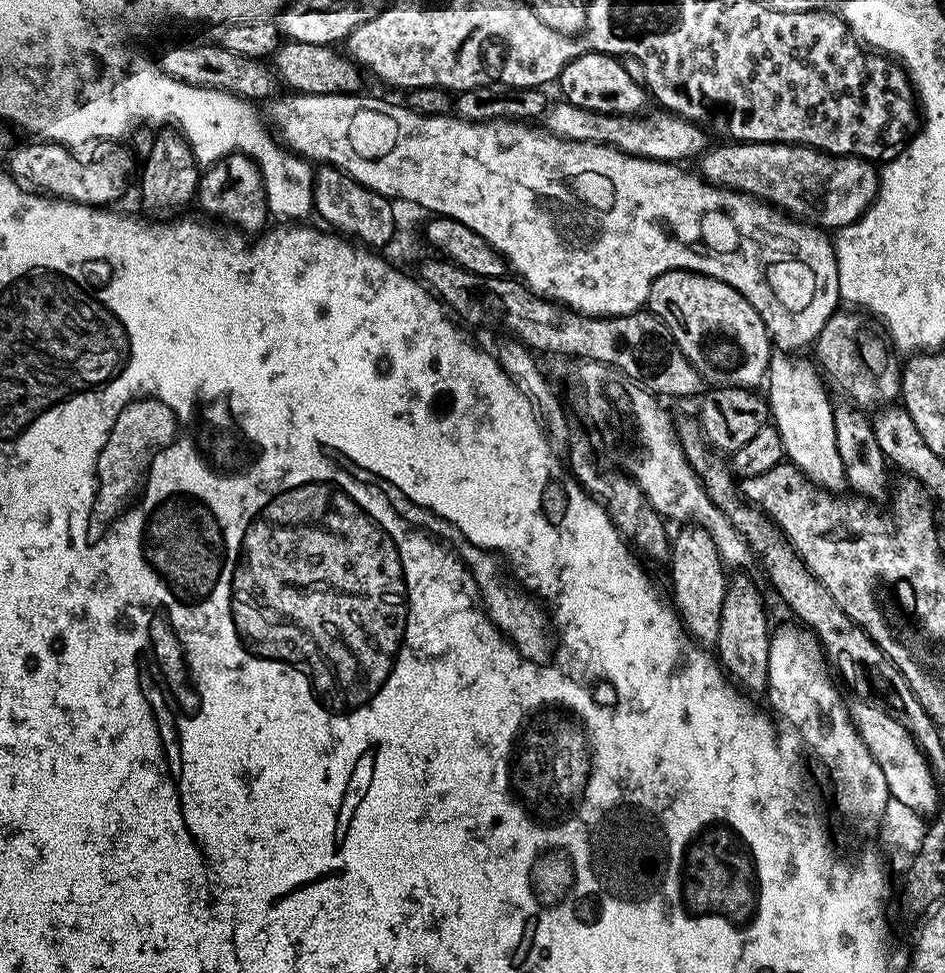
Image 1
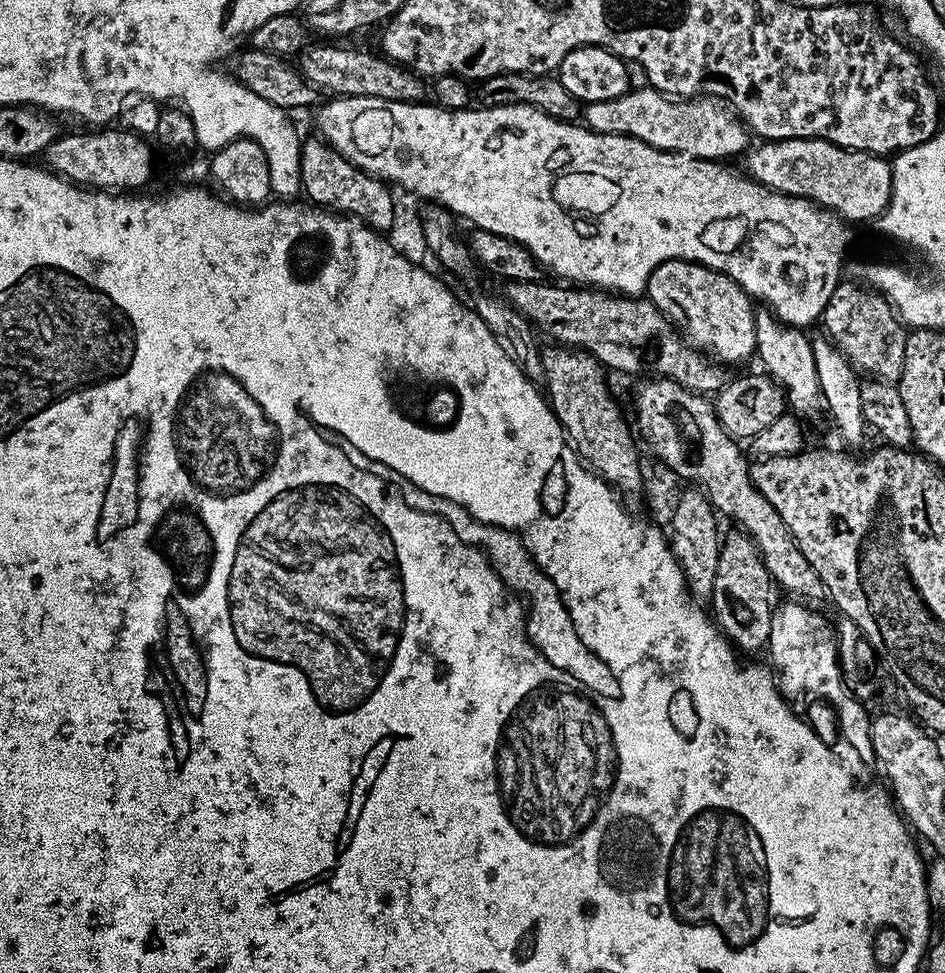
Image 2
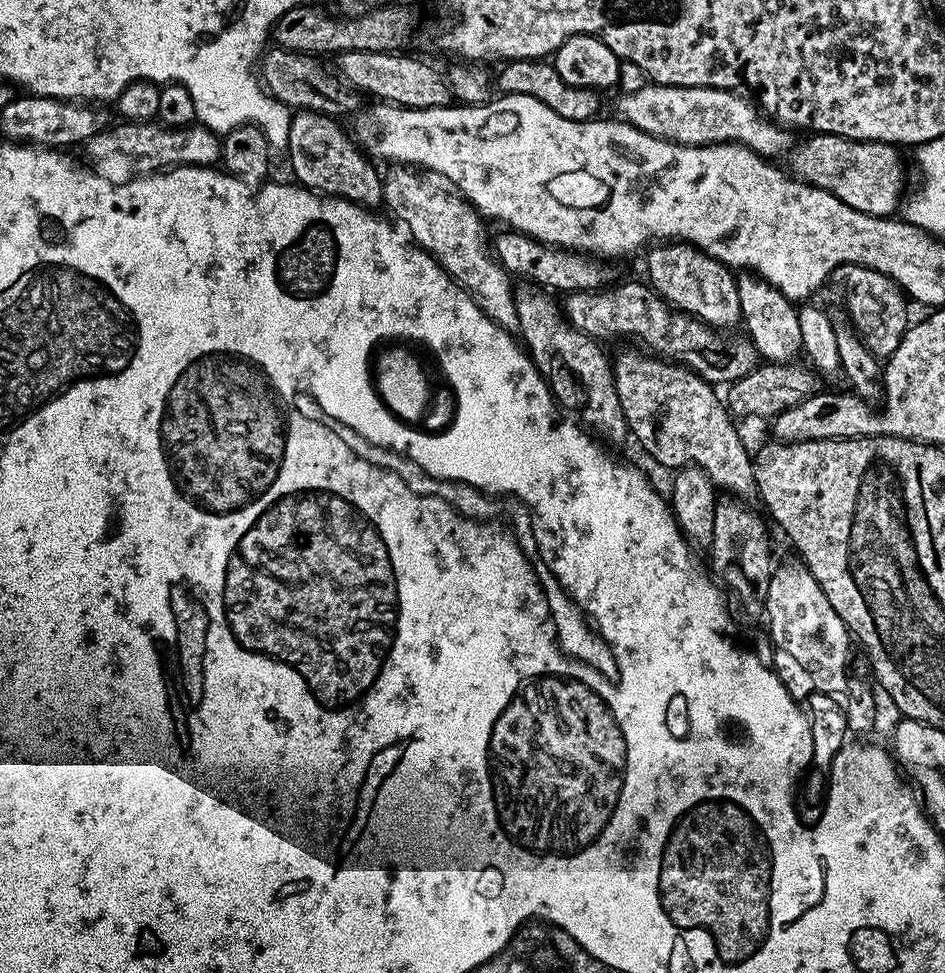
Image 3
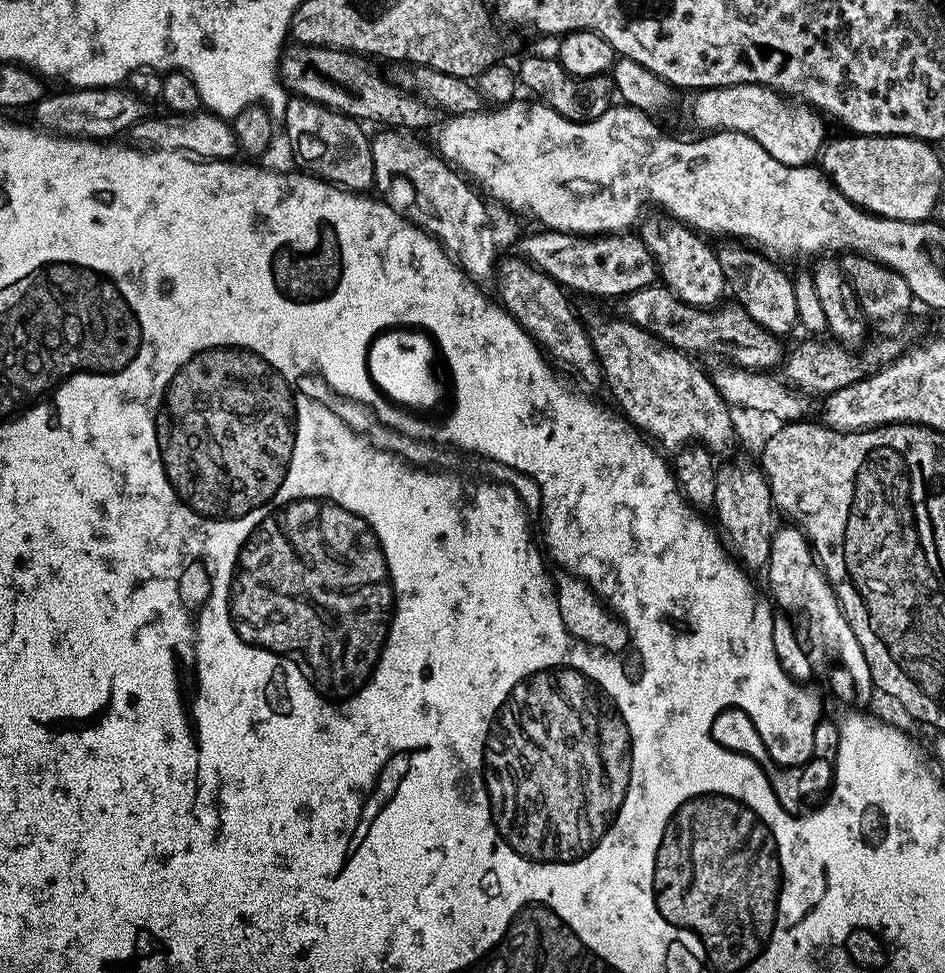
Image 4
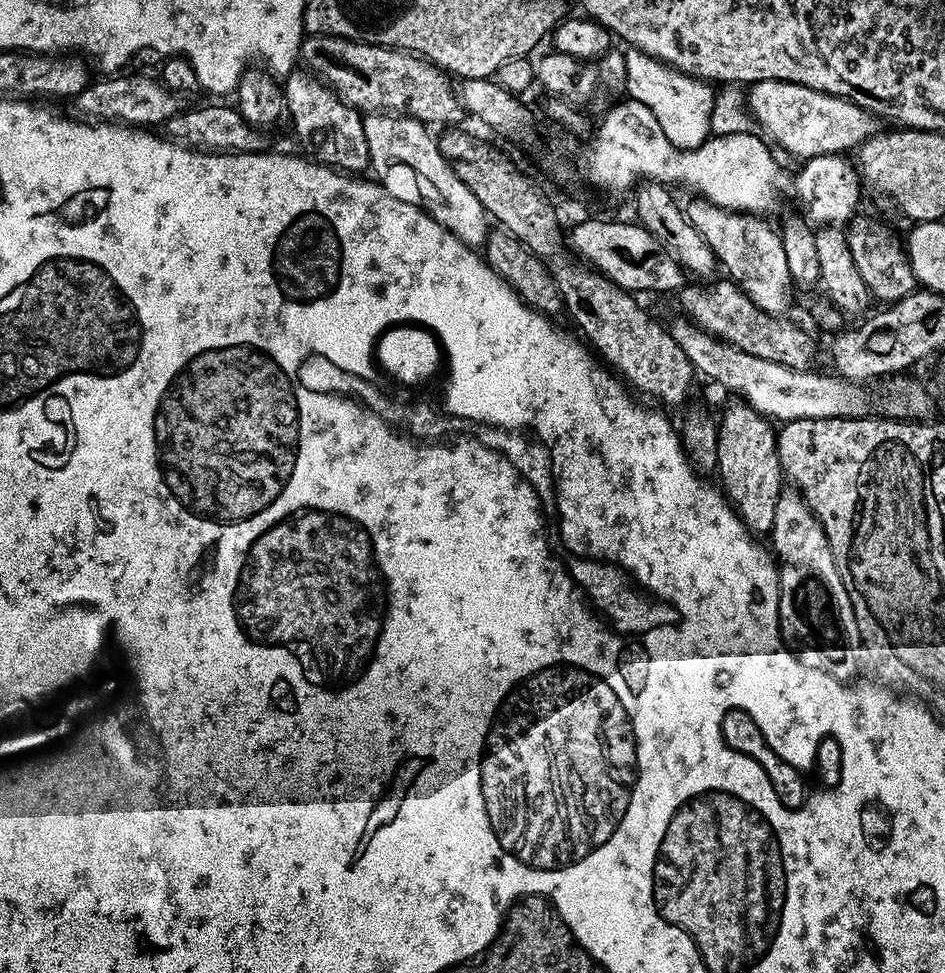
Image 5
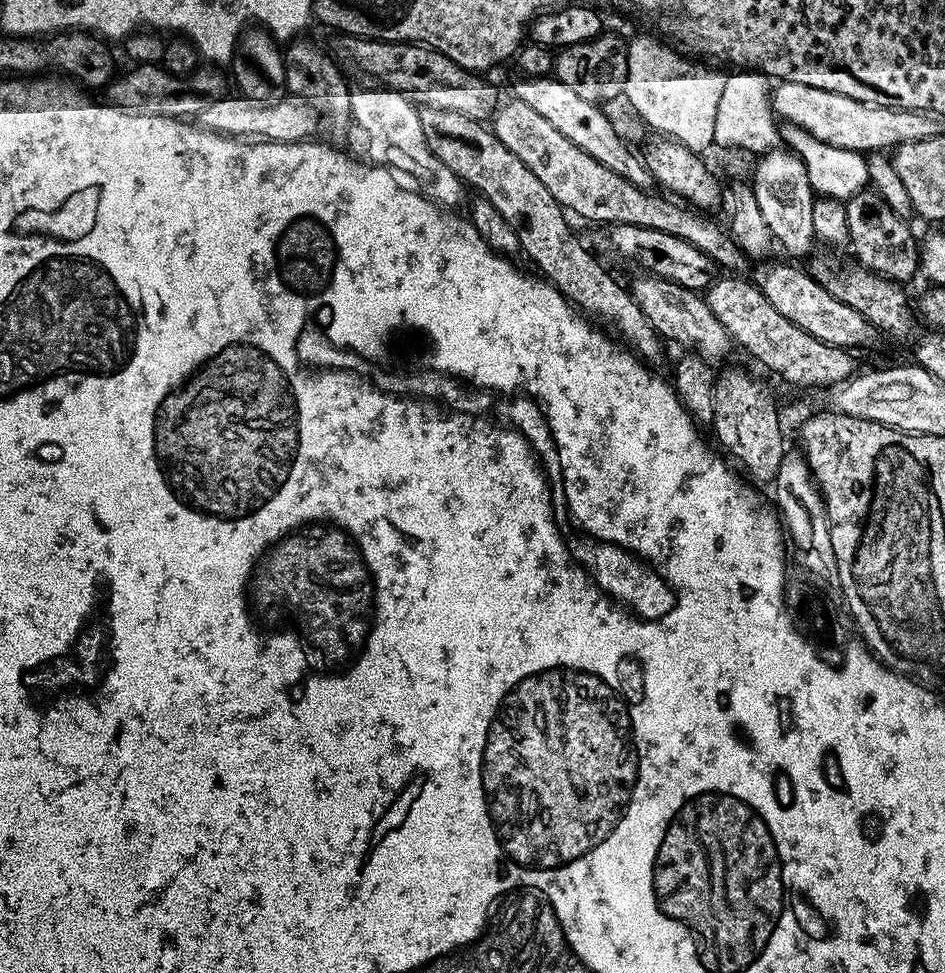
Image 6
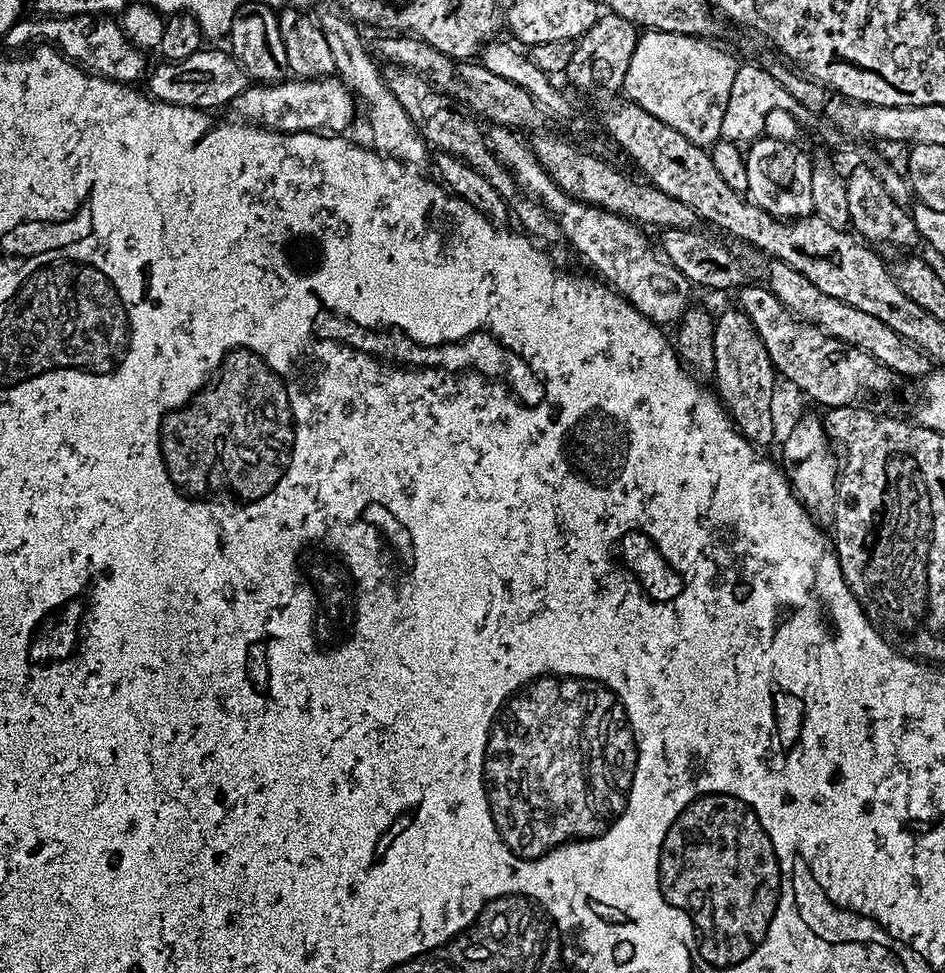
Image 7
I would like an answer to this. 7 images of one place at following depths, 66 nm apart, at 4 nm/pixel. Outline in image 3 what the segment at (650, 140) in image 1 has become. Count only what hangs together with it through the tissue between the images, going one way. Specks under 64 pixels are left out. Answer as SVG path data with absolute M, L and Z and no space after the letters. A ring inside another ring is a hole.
M646 82L642 90L617 95L615 115L630 126L663 140L673 140L675 144L741 144L751 152L765 158L776 158L793 147L793 133L769 118L751 99L739 96L739 91L731 88L699 88L698 86L670 86Z

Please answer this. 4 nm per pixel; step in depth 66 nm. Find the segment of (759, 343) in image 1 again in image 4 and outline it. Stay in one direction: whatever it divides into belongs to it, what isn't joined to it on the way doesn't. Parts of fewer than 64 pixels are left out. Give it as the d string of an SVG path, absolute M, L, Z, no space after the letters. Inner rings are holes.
M660 210L649 212L652 213L649 216L647 213L642 220L643 235L662 273L663 283L682 302L692 304L695 308L711 309L719 305L725 299L726 285L717 249L713 246L711 248L703 235L697 234L687 224L681 224L675 216Z

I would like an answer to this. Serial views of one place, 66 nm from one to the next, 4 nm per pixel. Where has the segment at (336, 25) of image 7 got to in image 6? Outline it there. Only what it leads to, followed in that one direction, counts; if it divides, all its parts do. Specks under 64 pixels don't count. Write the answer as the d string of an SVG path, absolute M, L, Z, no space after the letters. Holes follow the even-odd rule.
M383 86L372 87L376 88L364 88L361 92L356 90L351 93L352 120L368 139L367 159L393 173L405 172L416 183L413 184L415 191L421 196L427 196L445 209L455 209L455 204L466 193L465 185L430 150L428 139L422 130L420 108L403 93L393 92L391 88Z

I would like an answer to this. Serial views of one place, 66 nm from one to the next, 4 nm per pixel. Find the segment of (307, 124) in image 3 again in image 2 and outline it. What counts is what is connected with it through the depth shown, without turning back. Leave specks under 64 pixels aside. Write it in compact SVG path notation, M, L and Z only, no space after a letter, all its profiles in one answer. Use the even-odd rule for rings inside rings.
M308 139L301 145L300 151L300 183L305 197L315 205L350 215L363 221L369 228L384 234L391 228L394 218L394 194L385 181L367 175L338 154L323 139Z

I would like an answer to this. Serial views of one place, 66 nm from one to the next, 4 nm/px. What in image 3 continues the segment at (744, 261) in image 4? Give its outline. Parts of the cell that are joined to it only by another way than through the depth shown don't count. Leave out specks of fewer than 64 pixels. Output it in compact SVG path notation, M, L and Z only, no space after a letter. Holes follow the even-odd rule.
M741 273L736 279L740 314L745 333L755 346L757 355L769 363L789 363L803 351L797 307L776 287L757 278L753 273Z

